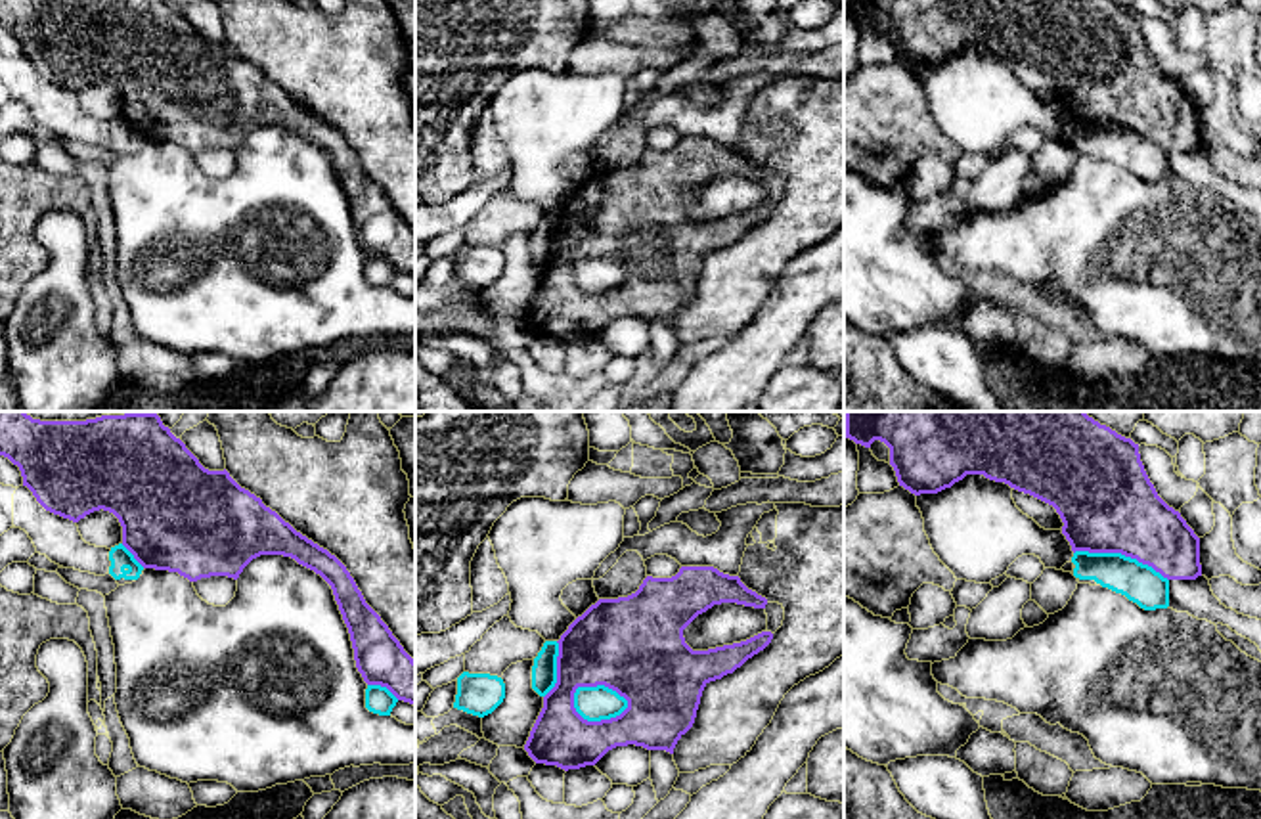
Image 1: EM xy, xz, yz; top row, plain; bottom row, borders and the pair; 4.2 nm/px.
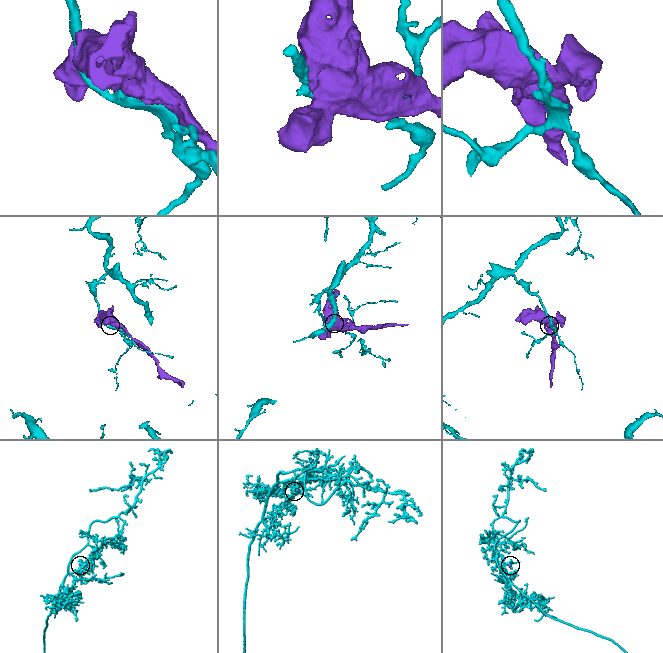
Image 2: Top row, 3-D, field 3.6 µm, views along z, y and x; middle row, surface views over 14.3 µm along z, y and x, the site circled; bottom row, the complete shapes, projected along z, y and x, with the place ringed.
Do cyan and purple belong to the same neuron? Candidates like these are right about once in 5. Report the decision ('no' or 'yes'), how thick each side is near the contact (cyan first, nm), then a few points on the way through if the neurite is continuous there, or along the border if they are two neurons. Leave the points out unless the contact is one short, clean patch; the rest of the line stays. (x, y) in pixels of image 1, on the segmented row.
no | 140/420 nm

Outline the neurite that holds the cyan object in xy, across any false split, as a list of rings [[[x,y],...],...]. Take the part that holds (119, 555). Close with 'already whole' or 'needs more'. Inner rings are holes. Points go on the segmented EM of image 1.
[[[122,543],[111,547],[109,561],[111,561],[109,574],[115,580],[121,578],[138,580],[144,570],[144,566],[134,559],[134,555]]]; already whole

